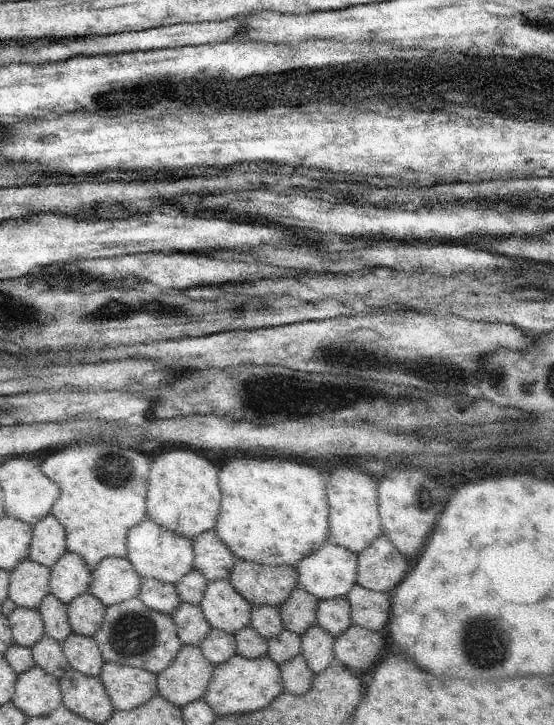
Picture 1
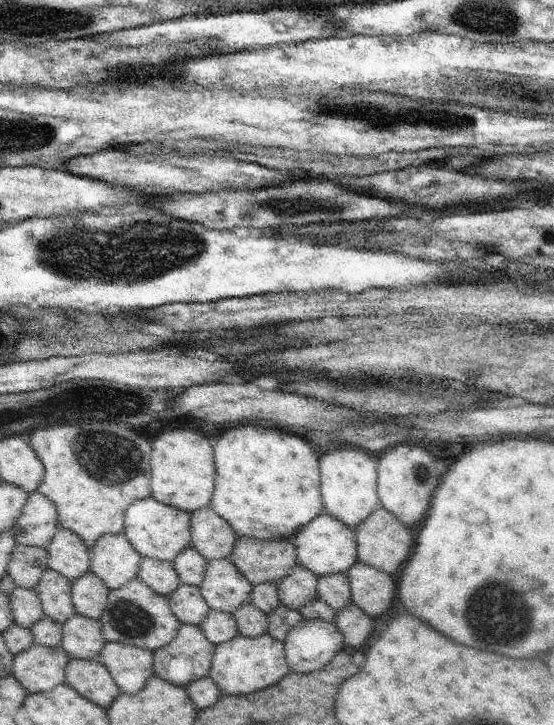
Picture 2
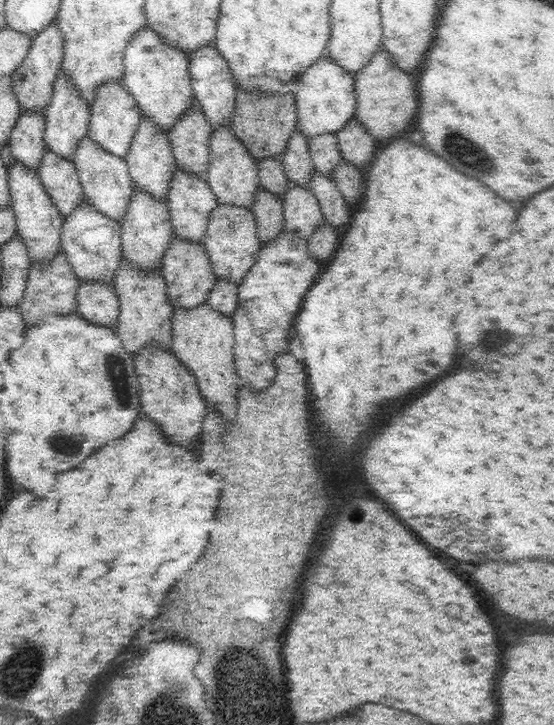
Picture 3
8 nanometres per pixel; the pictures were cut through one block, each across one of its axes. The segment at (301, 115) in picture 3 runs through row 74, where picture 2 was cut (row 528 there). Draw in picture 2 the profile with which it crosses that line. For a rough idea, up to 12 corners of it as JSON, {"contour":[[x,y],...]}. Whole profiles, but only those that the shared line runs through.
{"contour":[[330,513],[292,541],[318,577],[359,560],[355,530]]}

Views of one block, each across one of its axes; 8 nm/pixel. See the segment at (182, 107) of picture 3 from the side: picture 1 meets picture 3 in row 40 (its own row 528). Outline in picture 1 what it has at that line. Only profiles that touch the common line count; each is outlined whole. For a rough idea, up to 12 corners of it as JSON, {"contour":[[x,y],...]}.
{"contour":[[150,517],[128,531],[141,578],[176,584],[193,569],[193,540]]}

